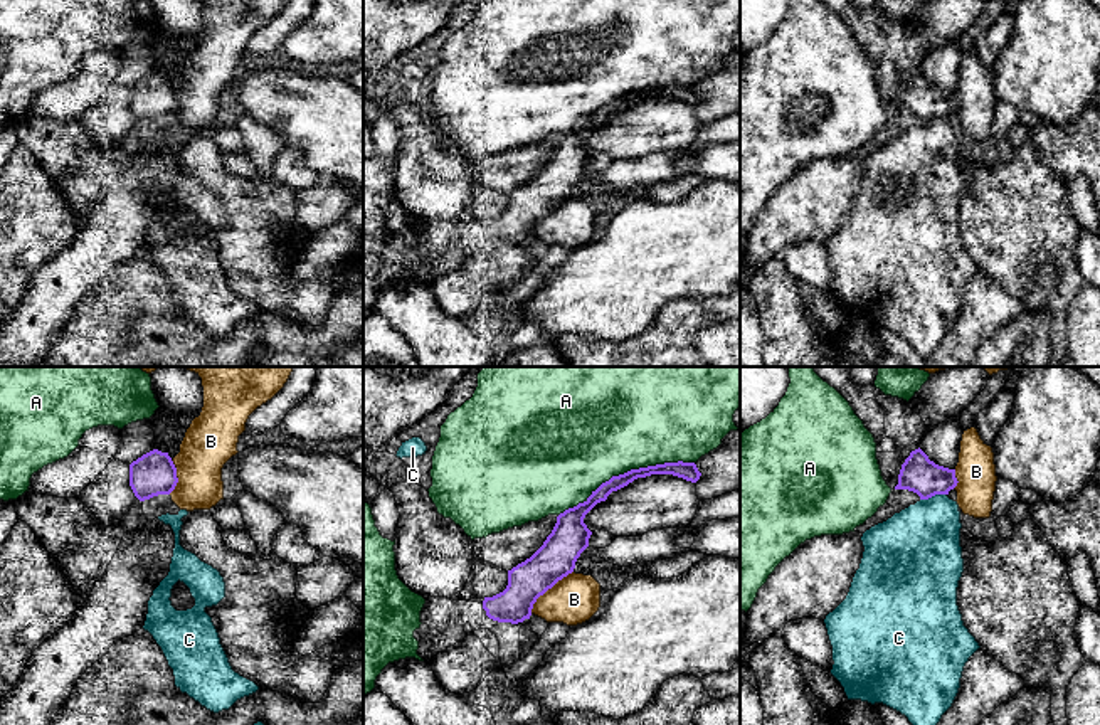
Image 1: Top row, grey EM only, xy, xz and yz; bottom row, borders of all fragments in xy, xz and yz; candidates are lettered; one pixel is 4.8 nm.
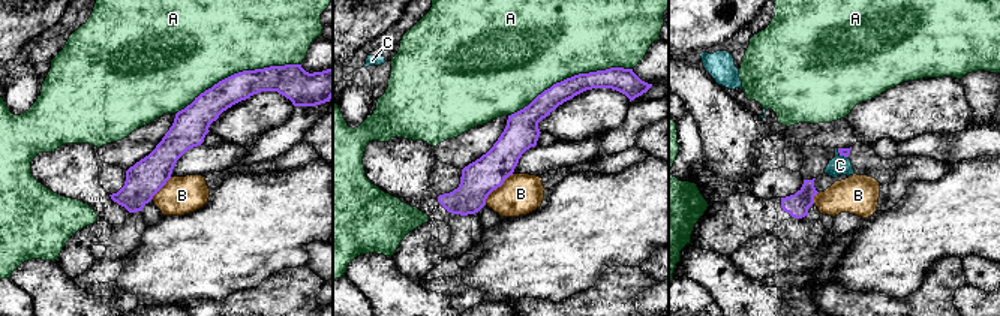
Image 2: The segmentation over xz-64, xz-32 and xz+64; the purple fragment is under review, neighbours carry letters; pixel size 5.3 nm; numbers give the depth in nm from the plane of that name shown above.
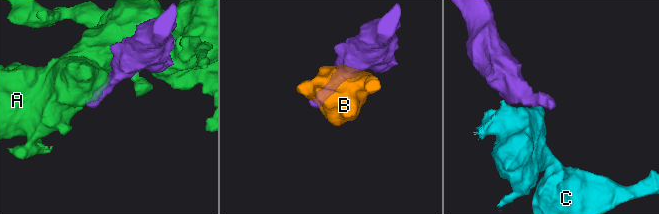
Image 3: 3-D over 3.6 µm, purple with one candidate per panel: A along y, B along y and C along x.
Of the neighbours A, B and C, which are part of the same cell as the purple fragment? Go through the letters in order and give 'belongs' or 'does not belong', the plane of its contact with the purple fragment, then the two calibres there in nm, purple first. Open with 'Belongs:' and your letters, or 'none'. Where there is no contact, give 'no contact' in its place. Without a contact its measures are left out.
Belongs: none
A: does not belong; meets purple in xz; 70 nm thick on the purple side, 500 nm on the other
B: does not belong; meets purple in xz; 190 nm thick on the purple side, 240 nm on the other
C: does not belong; meets purple in yz; 170 nm thick on the purple side, 380 nm on the other

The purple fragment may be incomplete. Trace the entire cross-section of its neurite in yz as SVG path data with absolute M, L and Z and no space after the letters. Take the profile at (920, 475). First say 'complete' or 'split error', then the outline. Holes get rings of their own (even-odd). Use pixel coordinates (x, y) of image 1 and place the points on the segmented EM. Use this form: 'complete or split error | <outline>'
complete | M918 447L902 464L895 490L908 490L928 500L935 495L949 495L957 486L955 469L935 464Z

